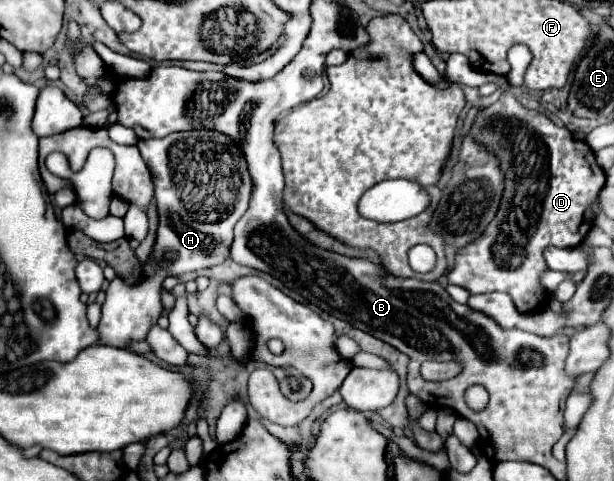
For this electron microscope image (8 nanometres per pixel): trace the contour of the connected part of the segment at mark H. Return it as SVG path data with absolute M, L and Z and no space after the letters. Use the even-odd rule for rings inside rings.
M212 129L178 131L162 139L138 141L138 149L152 173L158 229L152 253L142 265L142 281L126 285L116 277L106 291L98 331L100 341L114 347L124 347L132 339L142 341L150 325L158 321L164 311L160 301L164 277L196 273L230 257L232 229L246 213L254 189L246 157L240 157L238 145L224 133Z

